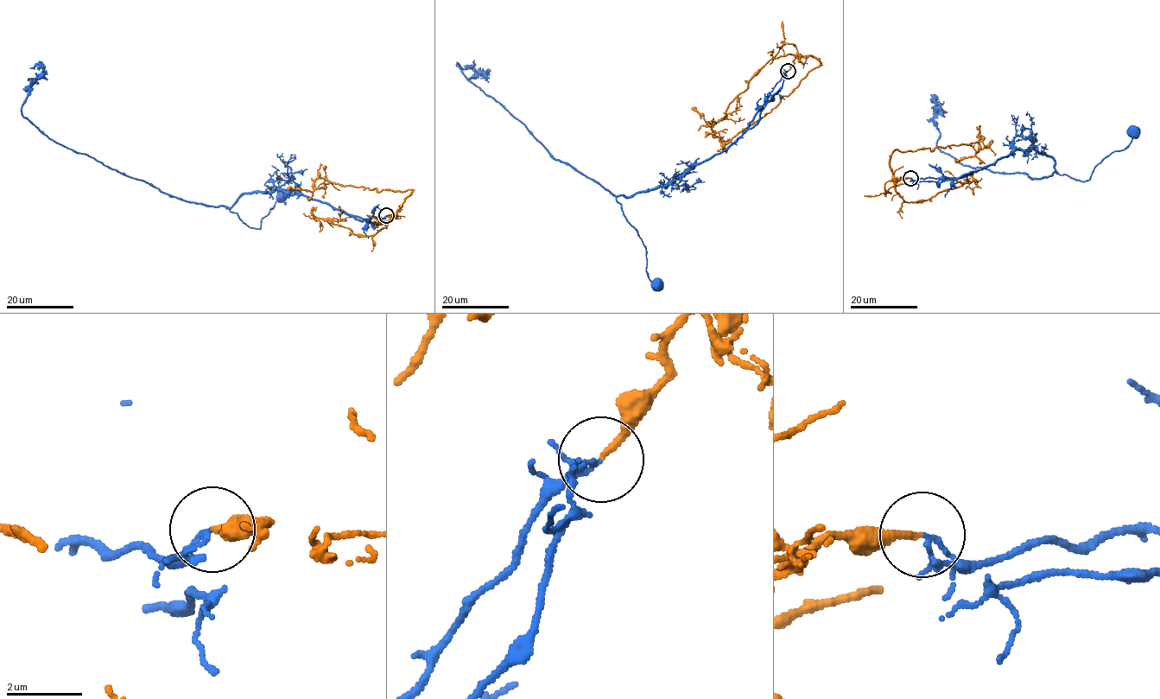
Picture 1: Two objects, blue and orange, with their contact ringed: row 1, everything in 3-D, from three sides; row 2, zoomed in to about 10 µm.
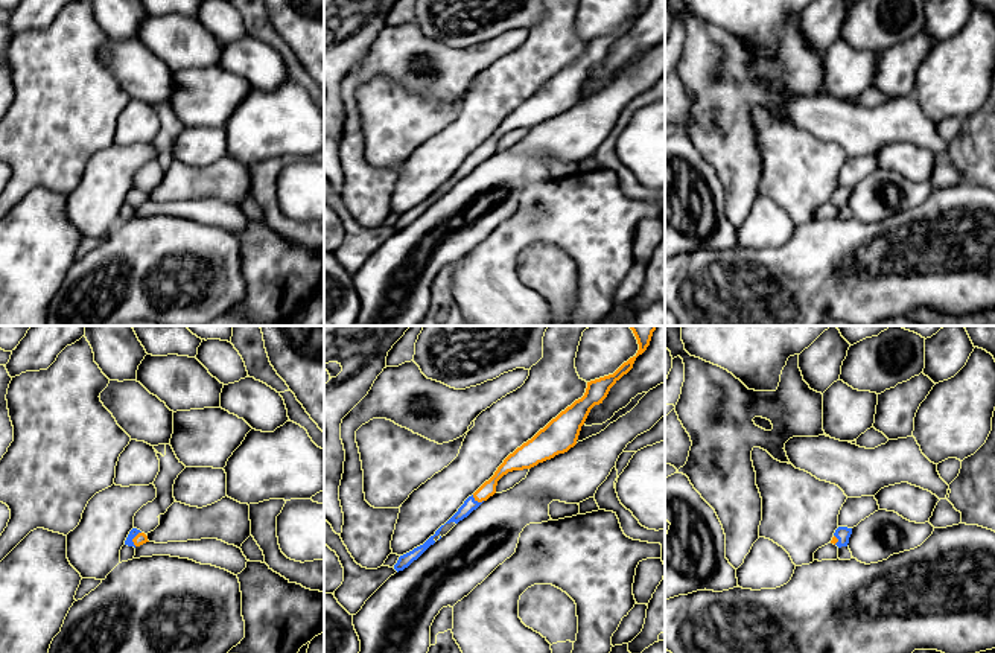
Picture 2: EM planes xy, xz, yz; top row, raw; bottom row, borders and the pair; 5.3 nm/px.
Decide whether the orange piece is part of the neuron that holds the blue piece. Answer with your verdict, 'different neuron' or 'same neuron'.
different neuron

